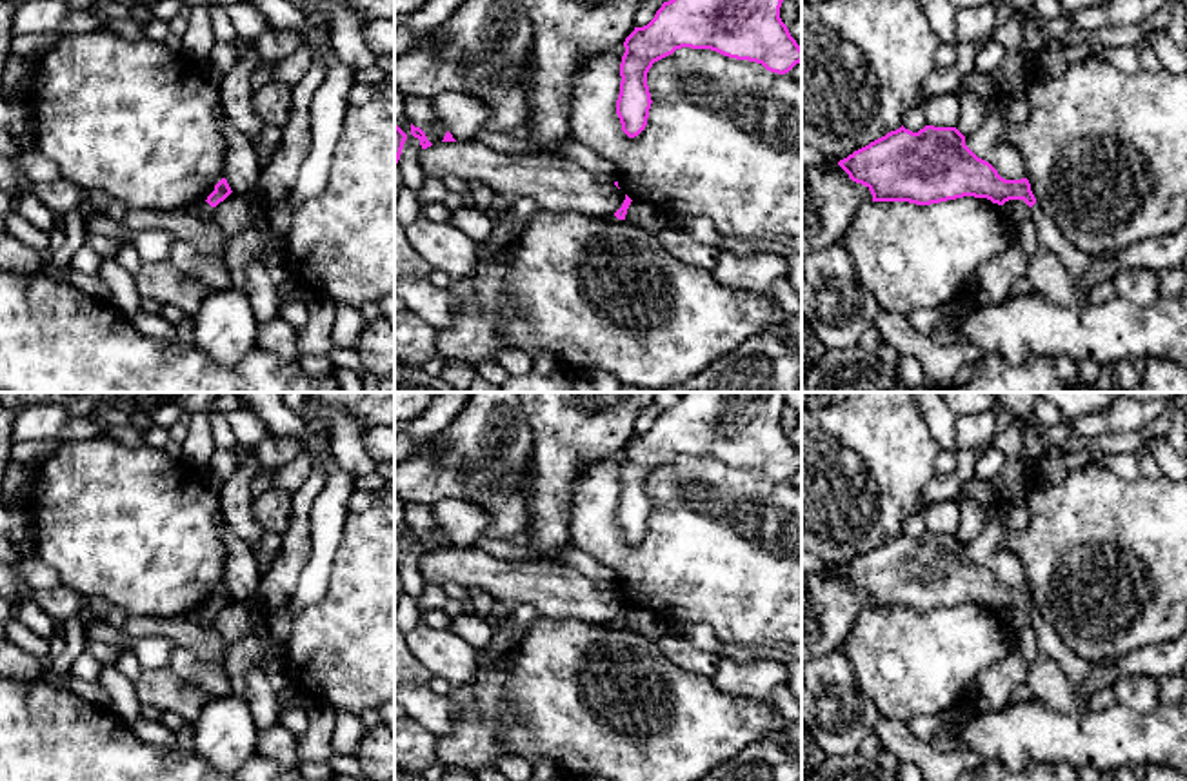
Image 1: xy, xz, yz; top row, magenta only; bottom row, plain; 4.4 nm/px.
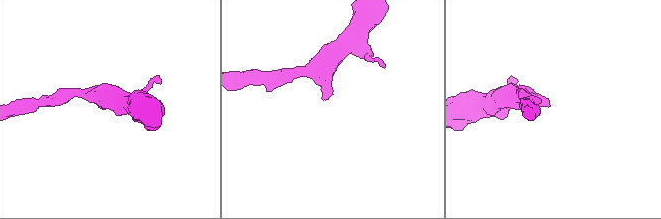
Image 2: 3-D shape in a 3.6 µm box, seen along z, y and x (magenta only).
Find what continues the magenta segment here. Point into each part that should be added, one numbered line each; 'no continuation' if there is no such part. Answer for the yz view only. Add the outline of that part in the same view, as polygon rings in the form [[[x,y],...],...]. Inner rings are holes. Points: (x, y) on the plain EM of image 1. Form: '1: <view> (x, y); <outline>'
1: yz (1051, 647); [[[1034,610],[1031,614],[1031,627],[1036,632],[1038,652],[1043,659],[1056,663],[1069,679],[1071,688],[1080,697],[1087,676],[1096,665],[1114,667],[1123,656],[1105,657],[1102,661],[1082,659],[1058,638],[1056,630]]]

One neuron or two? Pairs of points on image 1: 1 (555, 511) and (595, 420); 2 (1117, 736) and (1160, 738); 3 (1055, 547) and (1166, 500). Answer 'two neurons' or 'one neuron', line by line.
1: one neuron
2: one neuron
3: one neuron

